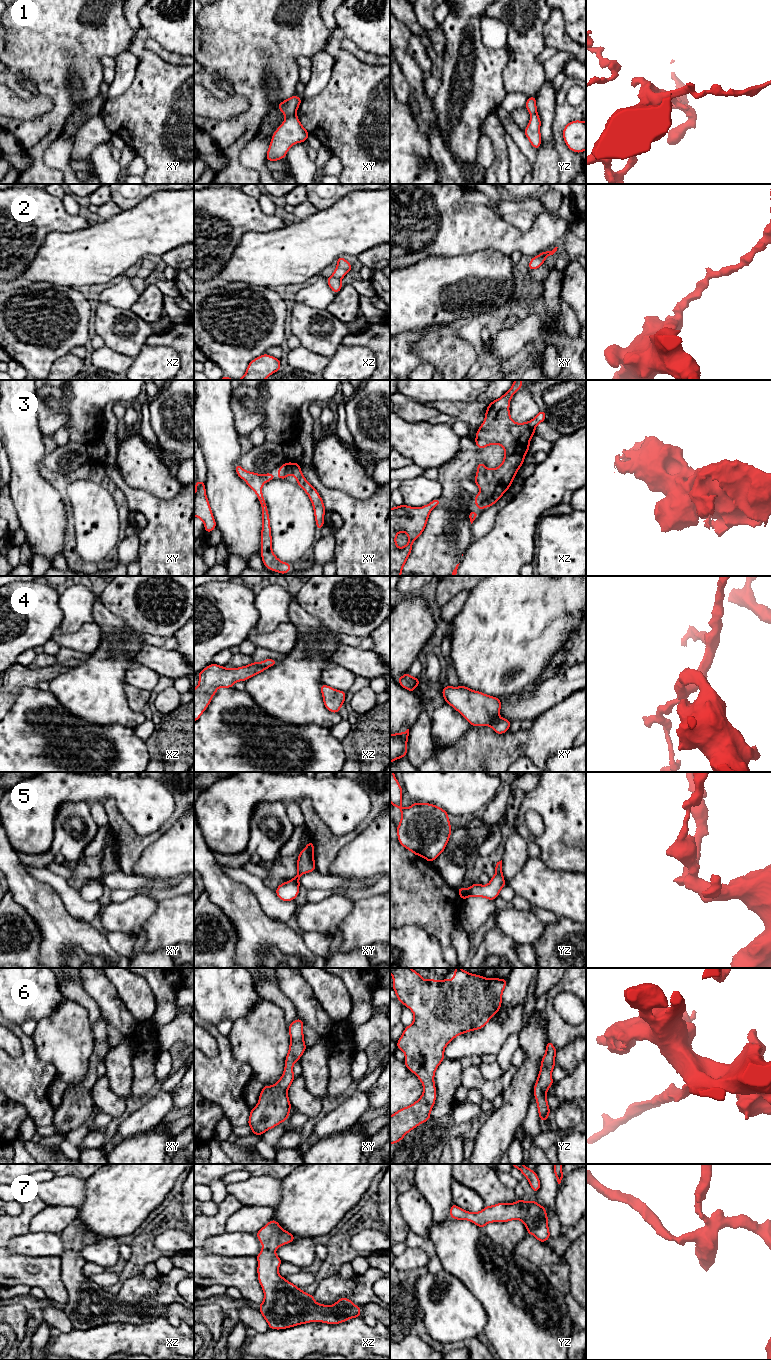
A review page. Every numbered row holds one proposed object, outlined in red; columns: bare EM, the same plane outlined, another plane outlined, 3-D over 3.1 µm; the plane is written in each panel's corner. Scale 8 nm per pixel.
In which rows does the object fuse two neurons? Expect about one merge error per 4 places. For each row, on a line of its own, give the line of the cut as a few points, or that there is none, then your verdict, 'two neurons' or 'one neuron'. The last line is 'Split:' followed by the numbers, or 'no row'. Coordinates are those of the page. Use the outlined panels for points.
1: cut xy (295, 113), (286, 116); two neurons
2: cut none; one neuron
3: cut none; one neuron
4: cut none; one neuron
5: cut none; one neuron
6: cut none; one neuron
7: cut none; one neuron
Split: 1

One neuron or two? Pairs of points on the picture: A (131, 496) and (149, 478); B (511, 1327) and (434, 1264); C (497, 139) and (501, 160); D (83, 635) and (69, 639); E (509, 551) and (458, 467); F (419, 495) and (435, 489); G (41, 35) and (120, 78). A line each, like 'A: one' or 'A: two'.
A: two
B: two
C: one
D: one
E: two
F: one
G: two

